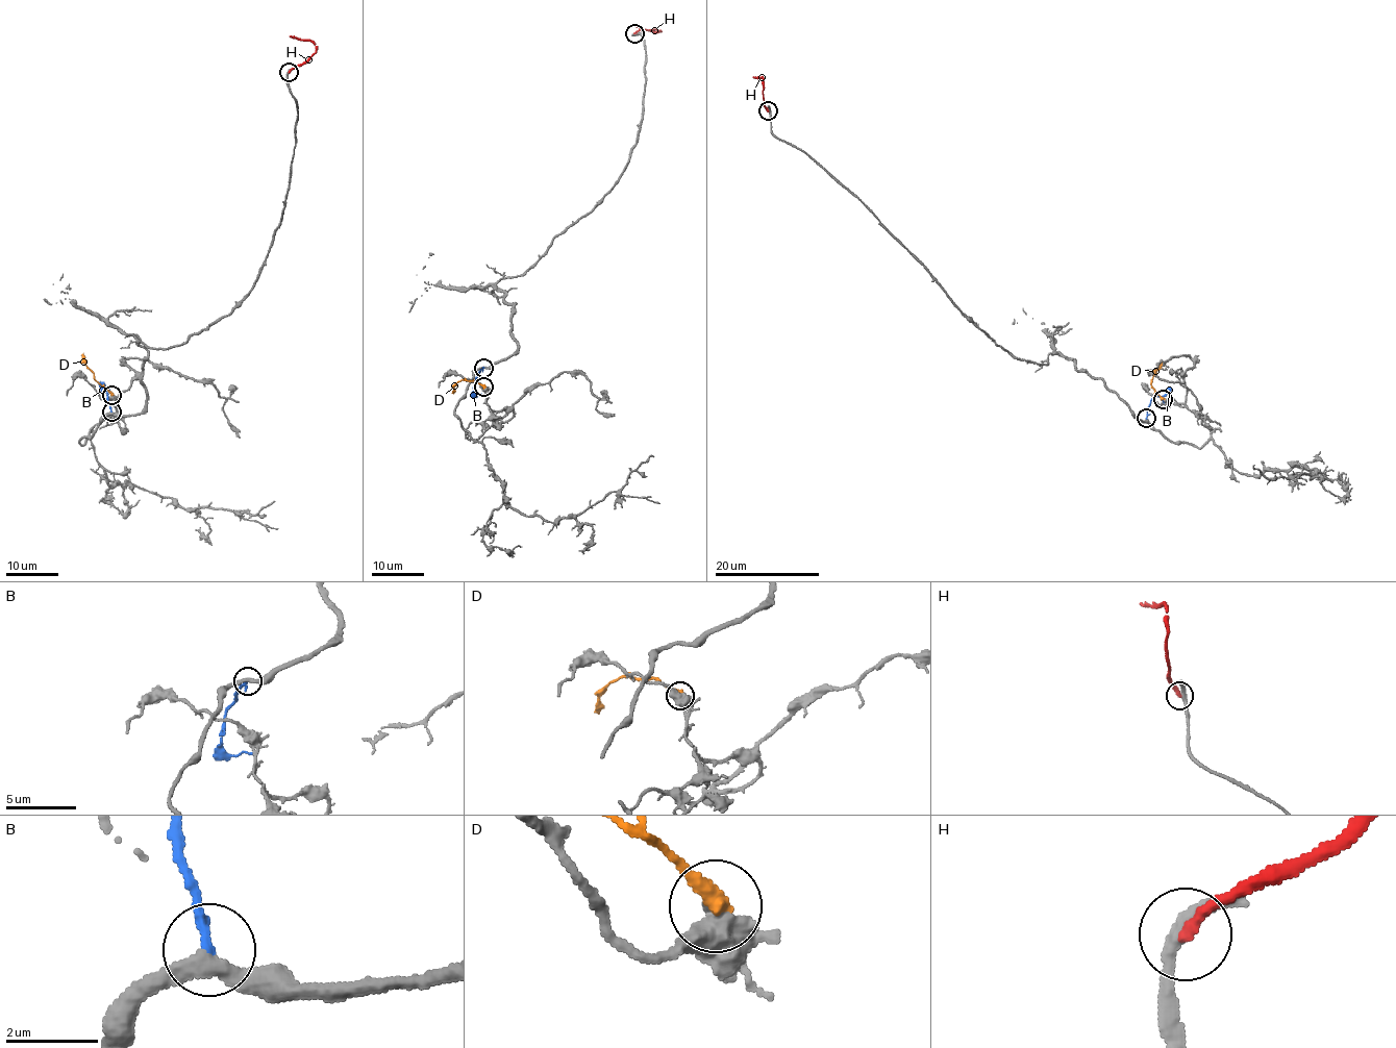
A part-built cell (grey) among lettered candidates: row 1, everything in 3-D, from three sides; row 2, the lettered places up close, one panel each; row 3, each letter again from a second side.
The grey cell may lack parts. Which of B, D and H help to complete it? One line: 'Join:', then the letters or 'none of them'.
Join: none of them

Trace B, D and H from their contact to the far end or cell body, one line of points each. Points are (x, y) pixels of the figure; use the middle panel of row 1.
B: (482, 368), (475, 379), (474, 390), (476, 394), (485, 394)
D: (483, 387), (466, 378), (457, 381), (453, 393)
H: (634, 32), (659, 30), (639, 29), (633, 24)

